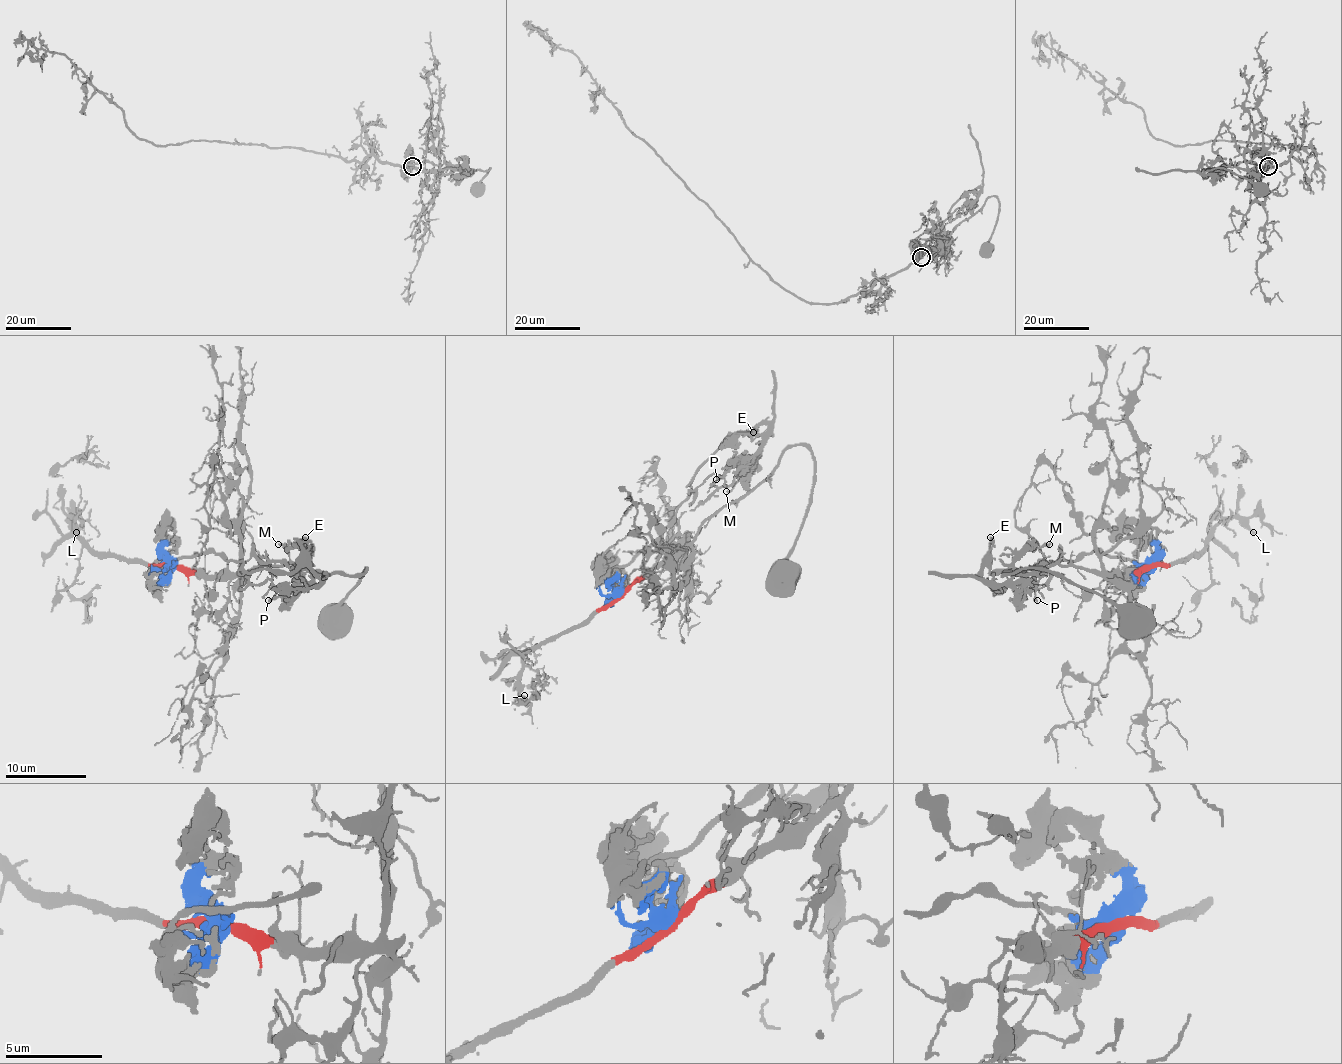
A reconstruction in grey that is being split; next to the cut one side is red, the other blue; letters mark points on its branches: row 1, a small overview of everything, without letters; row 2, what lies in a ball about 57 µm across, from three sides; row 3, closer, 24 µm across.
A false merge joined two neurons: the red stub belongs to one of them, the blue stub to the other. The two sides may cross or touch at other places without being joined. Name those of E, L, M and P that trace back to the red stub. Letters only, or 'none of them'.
L

